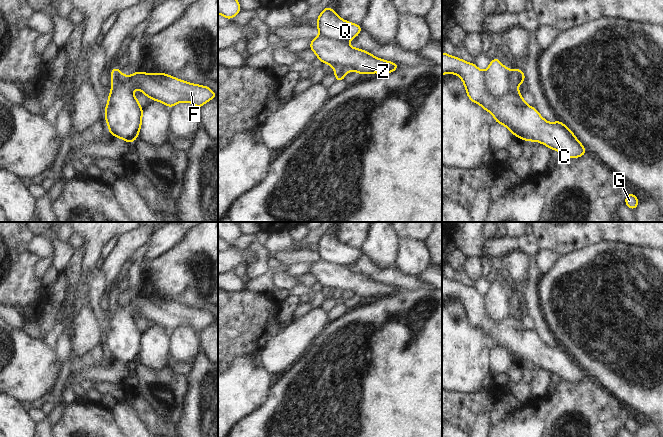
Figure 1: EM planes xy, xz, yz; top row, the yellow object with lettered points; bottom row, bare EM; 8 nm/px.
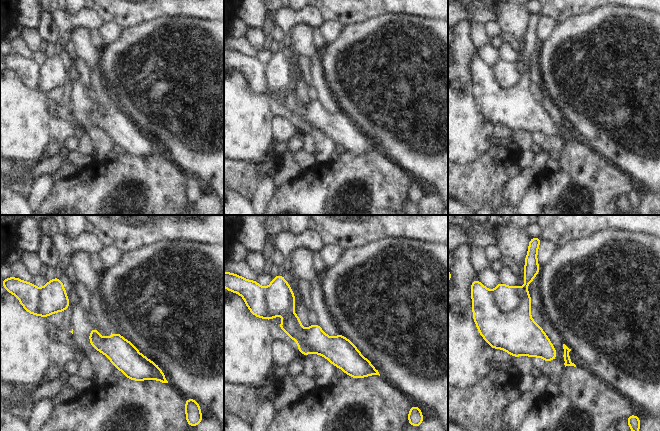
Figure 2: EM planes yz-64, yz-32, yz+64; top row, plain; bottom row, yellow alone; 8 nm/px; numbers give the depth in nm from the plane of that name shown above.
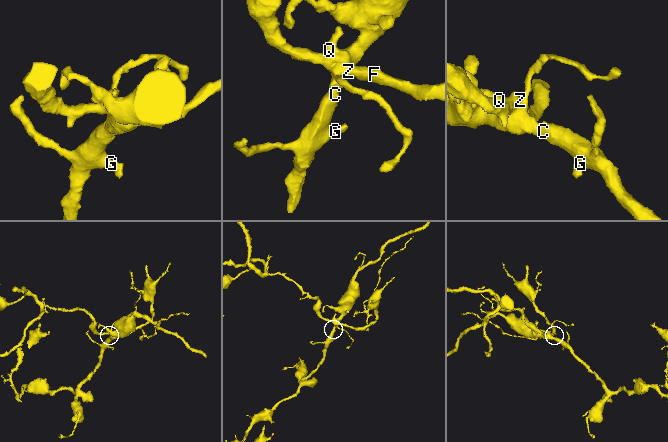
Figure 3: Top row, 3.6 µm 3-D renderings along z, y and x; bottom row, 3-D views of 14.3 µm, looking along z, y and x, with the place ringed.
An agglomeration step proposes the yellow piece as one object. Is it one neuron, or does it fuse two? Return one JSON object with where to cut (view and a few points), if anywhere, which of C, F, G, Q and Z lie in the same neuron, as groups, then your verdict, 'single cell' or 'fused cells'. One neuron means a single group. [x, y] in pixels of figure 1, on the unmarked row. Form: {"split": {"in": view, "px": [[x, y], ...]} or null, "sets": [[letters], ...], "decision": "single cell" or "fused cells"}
{"split": {"in": "yz", "px": [[483, 297], [486, 313], [495, 321], [501, 321], [515, 311]]}, "sets": [["C", "G", "Q"], ["F", "Z"]], "decision": "fused cells"}

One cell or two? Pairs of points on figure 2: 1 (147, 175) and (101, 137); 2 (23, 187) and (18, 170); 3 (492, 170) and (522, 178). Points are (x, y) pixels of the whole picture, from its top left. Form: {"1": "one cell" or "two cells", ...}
{"1": "two cells", "2": "one cell", "3": "two cells"}

